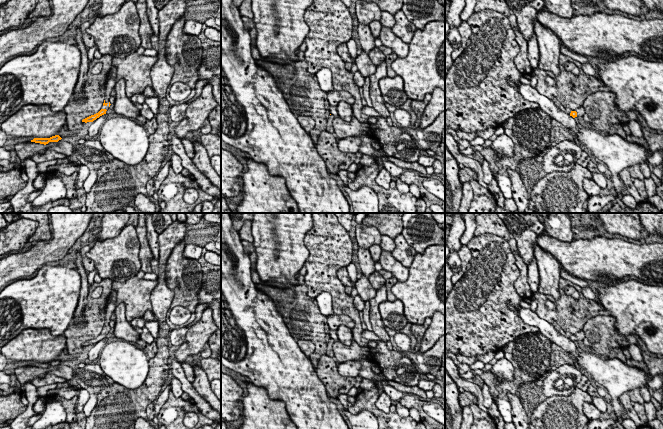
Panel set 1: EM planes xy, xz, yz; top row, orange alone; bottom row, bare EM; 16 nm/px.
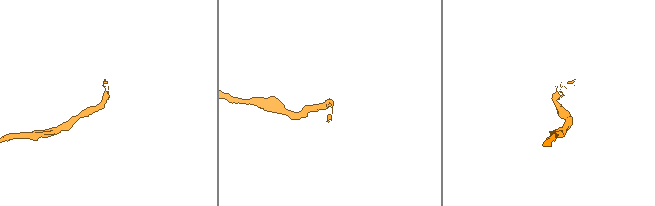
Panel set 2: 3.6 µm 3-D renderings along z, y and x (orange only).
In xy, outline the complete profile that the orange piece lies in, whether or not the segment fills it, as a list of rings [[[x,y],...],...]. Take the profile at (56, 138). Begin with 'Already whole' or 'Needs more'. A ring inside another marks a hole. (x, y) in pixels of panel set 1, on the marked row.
Already whole. [[[59,135],[52,136],[50,138],[34,138],[31,142],[40,143],[40,144],[48,144],[49,142],[58,142],[62,138]]]

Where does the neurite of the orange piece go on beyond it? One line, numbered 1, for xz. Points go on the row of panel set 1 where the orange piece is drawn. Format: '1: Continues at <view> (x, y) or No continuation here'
1: No continuation here

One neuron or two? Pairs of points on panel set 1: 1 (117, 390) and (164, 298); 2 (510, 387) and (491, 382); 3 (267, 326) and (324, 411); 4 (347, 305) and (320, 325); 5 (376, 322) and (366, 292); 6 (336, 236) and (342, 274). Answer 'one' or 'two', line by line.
1: one
2: one
3: one
4: two
5: two
6: two

